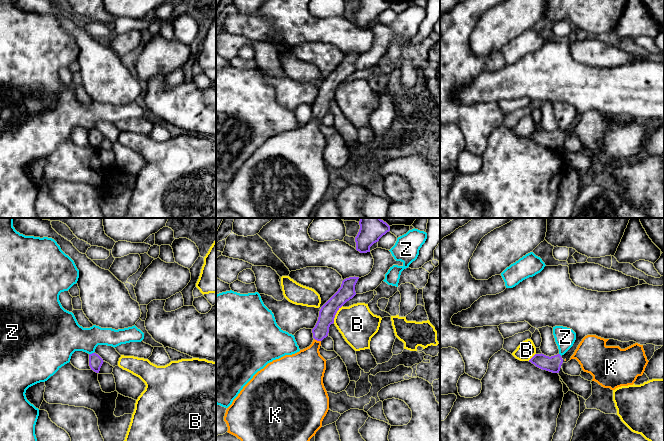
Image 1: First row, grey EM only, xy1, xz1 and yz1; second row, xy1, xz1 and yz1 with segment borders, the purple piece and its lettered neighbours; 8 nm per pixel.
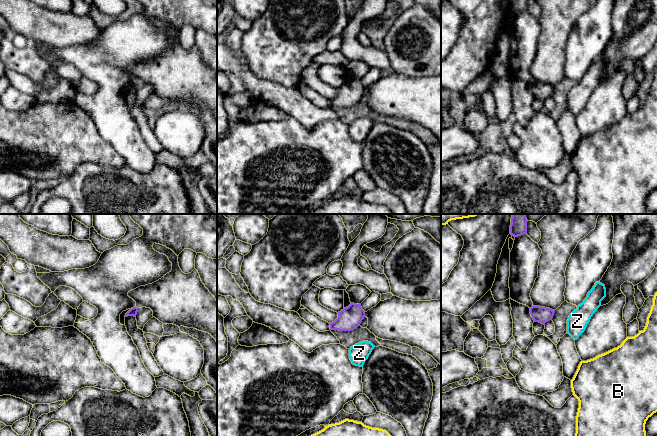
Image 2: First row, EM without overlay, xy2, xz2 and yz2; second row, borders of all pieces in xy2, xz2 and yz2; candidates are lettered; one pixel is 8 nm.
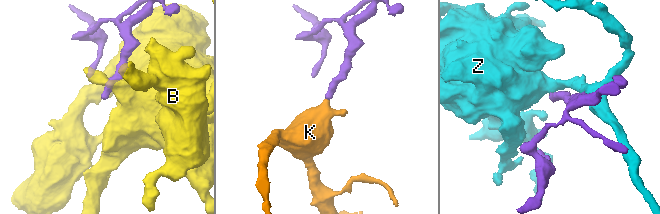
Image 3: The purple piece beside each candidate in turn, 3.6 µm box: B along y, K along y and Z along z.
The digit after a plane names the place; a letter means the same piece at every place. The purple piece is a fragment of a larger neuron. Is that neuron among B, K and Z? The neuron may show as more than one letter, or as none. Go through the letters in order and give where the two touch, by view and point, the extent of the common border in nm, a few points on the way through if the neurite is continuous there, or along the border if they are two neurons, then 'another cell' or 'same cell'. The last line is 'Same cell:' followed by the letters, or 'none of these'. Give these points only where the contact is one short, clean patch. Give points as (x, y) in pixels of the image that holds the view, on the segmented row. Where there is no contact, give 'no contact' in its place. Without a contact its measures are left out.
B: xz1 (335, 314) | 160 nm | along xz1 (342, 305), (337, 311), (333, 322) | another cell
K: xz1 (317, 340) | 60 nm | across xz1 (327, 313), (317, 340), (306, 368) | same cell
Z: xy1 (92, 353) | 40 nm | along xy1 (93, 352), (89, 354) | another cell
Same cell: K

